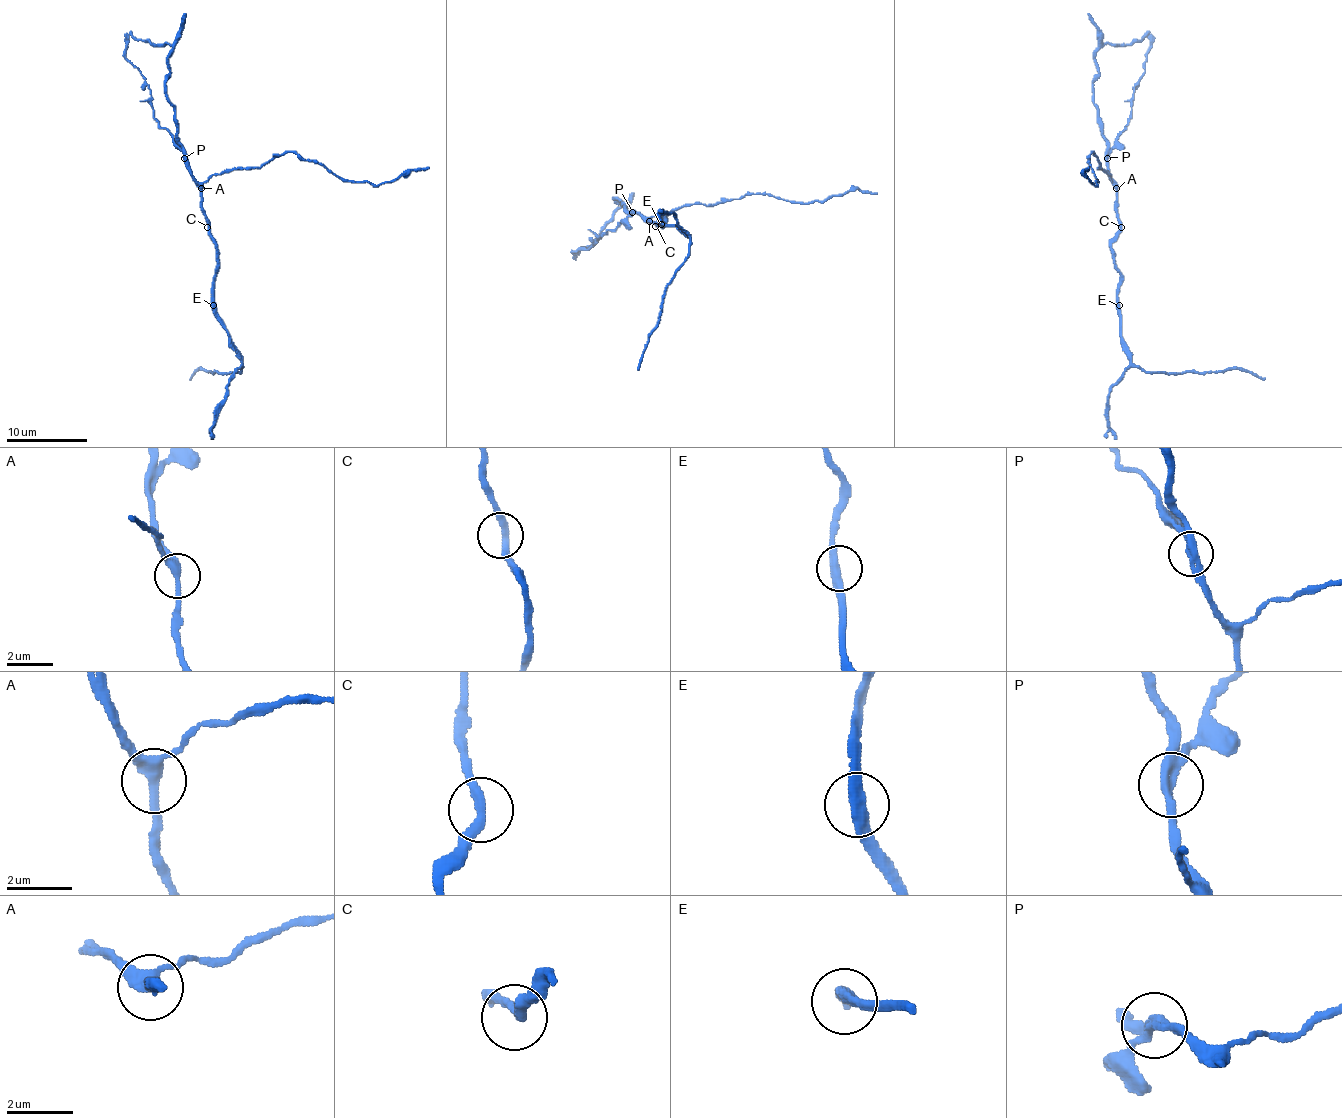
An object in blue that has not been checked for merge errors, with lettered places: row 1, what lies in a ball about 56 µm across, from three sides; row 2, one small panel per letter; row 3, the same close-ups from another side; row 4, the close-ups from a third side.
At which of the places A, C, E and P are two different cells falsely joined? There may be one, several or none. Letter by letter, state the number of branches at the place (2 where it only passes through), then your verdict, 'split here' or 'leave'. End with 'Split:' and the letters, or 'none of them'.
A: 3 | leave
C: 2 | leave
E: 2 | leave
P: 2 | split here
Split: P

